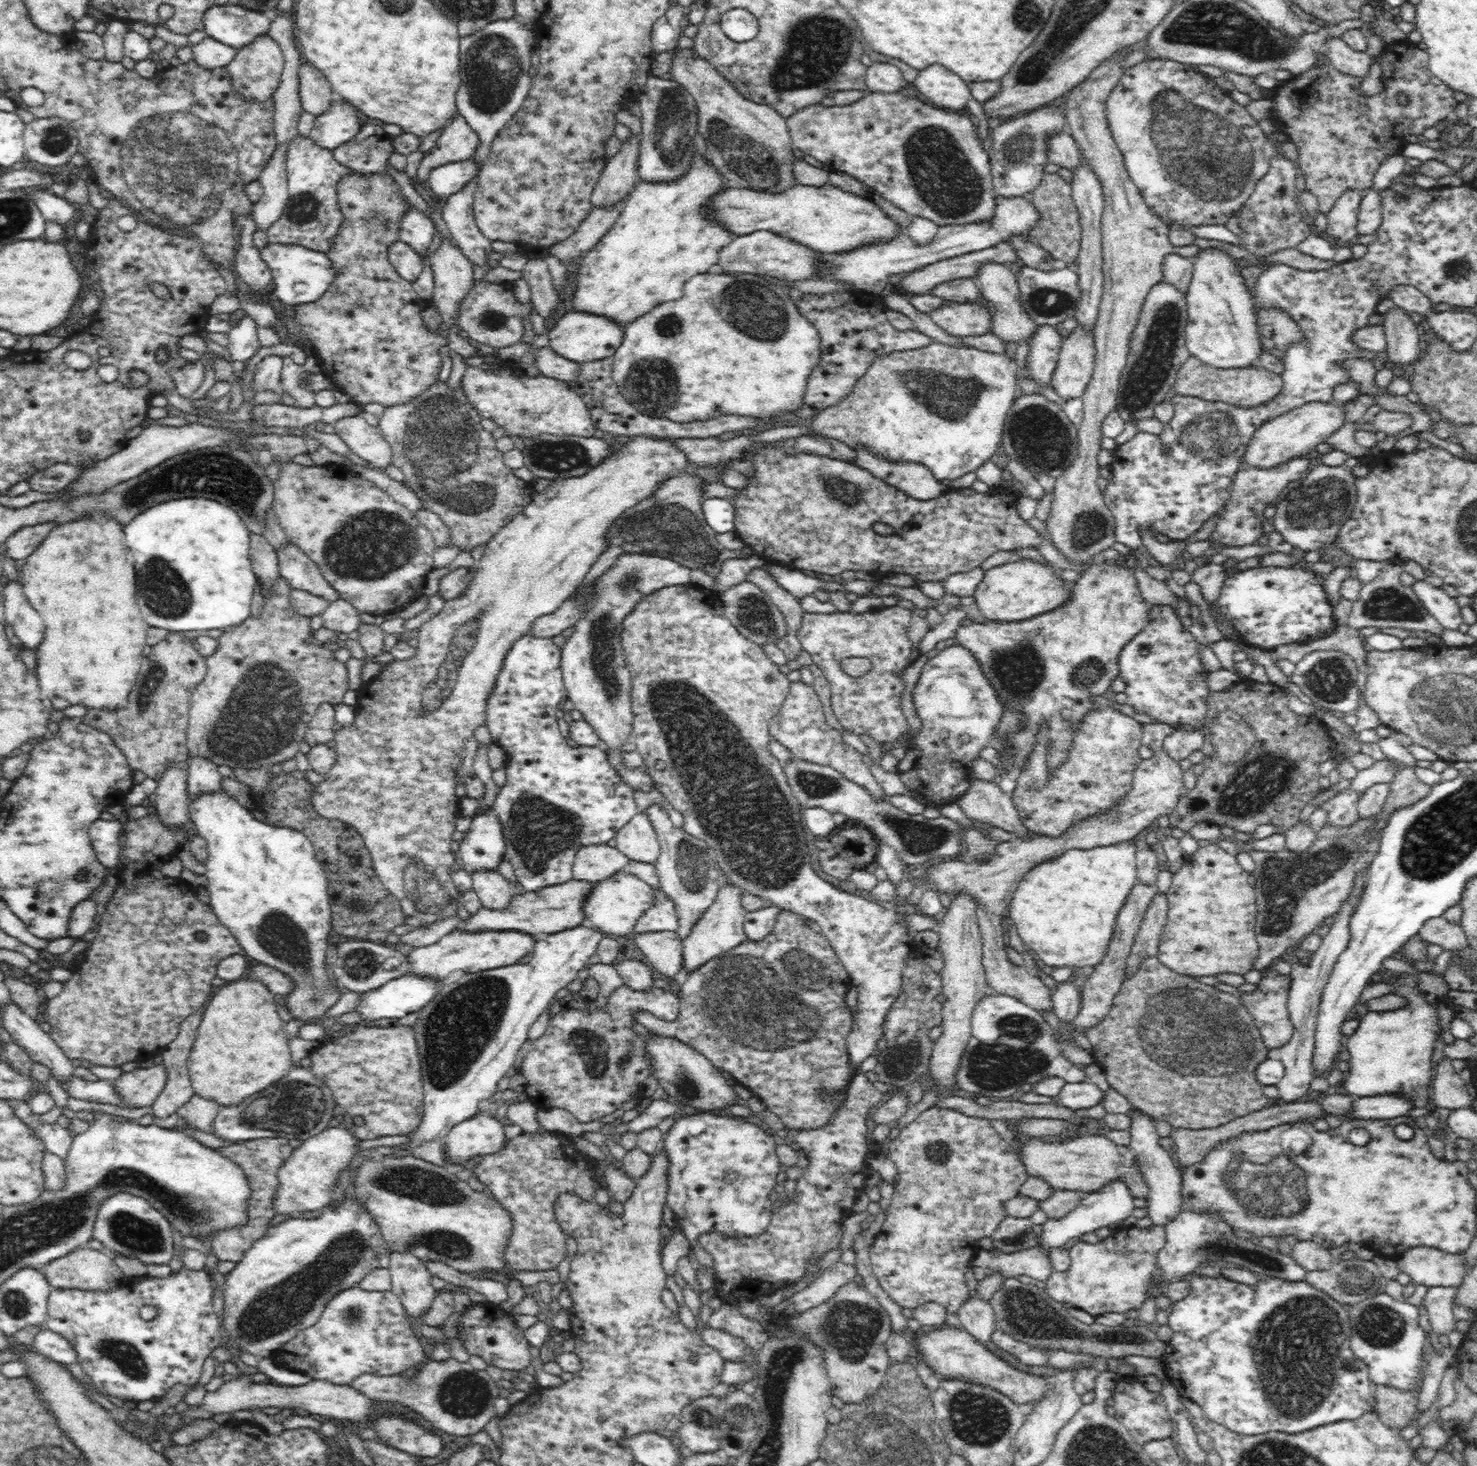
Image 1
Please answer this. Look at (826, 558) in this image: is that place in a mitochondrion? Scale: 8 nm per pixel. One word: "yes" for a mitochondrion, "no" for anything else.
no

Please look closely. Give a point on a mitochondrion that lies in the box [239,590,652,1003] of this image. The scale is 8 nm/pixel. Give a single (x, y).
(540, 831)

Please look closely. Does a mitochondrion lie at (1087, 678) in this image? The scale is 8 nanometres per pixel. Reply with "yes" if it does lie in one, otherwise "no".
yes

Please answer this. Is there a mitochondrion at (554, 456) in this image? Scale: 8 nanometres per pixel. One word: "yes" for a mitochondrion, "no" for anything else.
yes

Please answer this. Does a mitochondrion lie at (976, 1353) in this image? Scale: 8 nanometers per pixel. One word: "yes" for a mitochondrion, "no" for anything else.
no

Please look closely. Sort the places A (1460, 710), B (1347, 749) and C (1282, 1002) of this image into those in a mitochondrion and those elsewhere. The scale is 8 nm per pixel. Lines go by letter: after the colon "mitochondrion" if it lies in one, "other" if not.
A: mitochondrion
B: other
C: other

